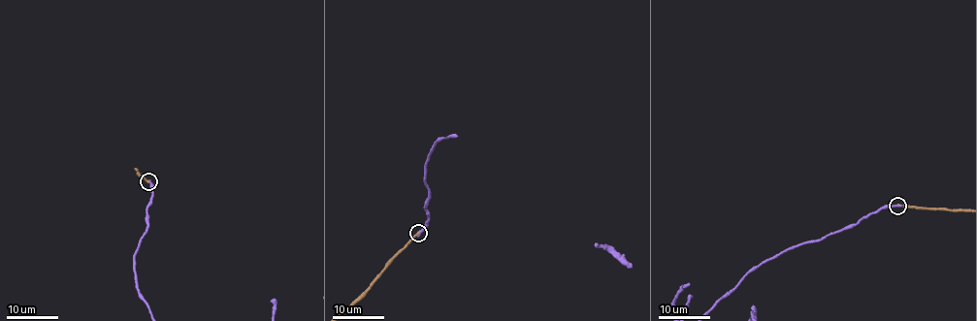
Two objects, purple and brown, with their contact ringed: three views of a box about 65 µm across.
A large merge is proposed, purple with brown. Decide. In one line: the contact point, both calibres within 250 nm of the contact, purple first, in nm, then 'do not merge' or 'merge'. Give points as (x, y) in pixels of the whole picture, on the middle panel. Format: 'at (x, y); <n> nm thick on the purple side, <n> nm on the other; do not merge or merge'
at (418, 233); 240 nm thick on the purple side, 280 nm on the other; do not merge

